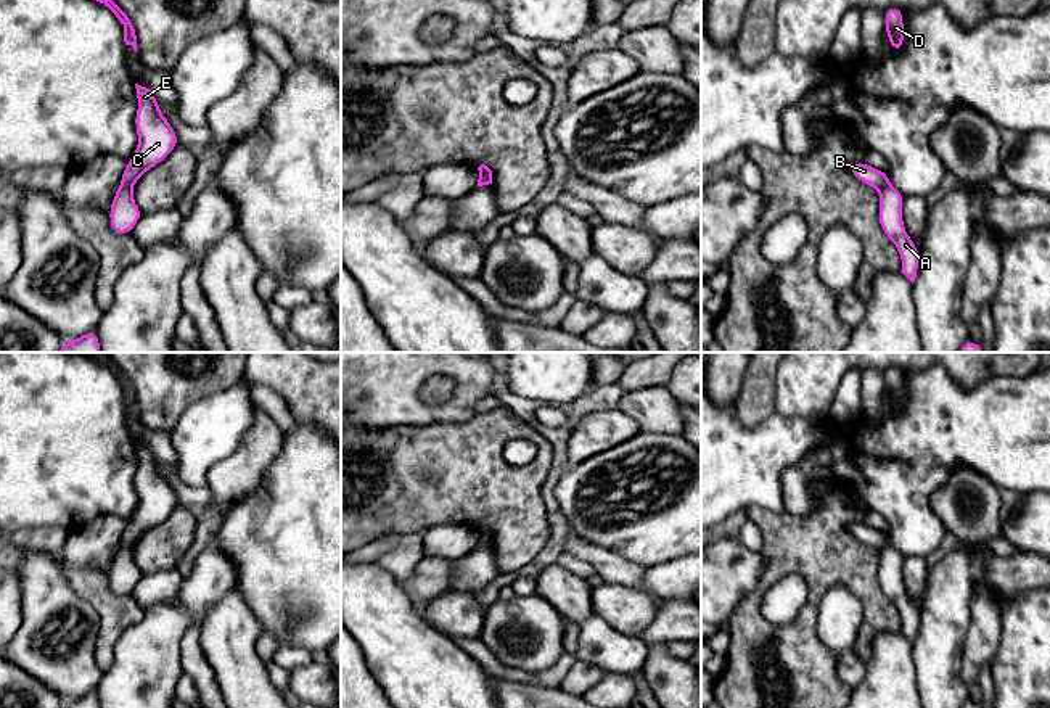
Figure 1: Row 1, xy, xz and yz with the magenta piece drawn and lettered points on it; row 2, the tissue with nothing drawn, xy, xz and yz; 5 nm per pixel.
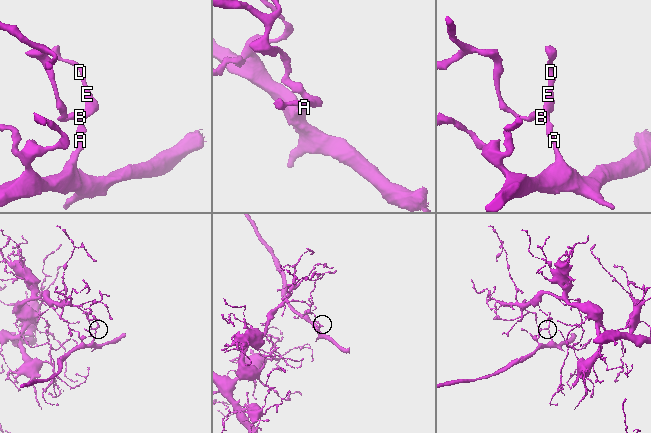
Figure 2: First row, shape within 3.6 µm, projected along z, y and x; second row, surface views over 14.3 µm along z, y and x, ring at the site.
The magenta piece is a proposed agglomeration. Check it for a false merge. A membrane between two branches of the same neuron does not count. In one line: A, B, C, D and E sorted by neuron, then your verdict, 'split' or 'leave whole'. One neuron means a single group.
A / B C D E | split

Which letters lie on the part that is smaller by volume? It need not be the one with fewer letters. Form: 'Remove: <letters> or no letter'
Remove: A

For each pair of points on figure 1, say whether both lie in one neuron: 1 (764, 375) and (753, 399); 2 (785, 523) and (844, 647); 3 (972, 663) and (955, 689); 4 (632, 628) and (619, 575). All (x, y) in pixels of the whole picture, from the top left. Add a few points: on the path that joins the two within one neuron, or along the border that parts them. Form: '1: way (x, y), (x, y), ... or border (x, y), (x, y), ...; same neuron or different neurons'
1: way (759, 382), (758, 393); same neuron
2: border (843, 583), (833, 584), (824, 594), (816, 638); different neurons
3: border (963, 639), (960, 676), (967, 684); different neurons
4: border (605, 581), (643, 589), (656, 604); different neurons

